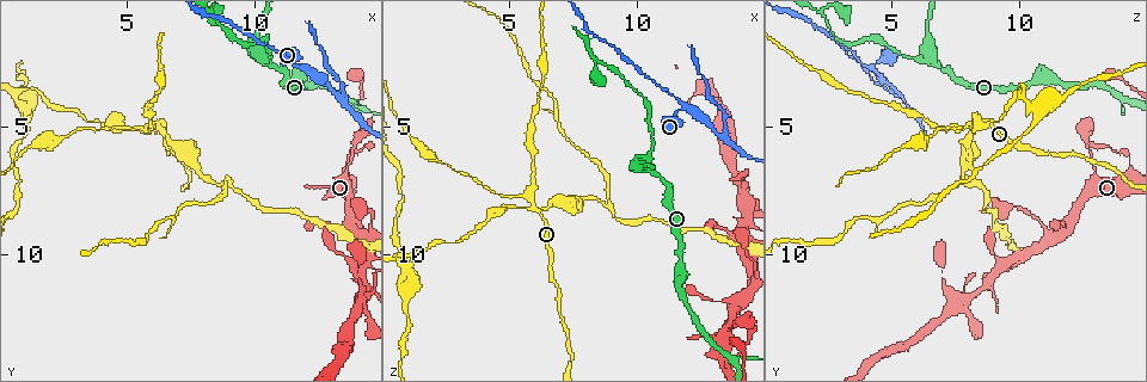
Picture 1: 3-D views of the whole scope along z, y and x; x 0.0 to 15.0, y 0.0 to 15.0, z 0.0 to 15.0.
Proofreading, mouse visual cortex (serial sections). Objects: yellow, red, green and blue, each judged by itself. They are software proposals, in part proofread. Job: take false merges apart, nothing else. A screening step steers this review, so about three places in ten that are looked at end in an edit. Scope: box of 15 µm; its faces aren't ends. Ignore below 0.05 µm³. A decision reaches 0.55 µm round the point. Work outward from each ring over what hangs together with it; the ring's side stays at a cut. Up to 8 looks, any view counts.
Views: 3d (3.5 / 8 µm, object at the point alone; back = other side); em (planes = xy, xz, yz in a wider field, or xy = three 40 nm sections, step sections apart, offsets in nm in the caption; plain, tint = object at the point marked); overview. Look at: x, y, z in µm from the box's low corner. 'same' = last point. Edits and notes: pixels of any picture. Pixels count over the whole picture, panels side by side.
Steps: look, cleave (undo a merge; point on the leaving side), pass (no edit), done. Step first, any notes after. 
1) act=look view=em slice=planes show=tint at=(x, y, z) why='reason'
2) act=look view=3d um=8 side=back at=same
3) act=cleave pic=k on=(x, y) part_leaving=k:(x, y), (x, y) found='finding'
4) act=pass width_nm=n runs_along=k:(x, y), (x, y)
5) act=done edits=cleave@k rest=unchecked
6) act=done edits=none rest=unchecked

act=look view=3d um=3.5 side=back at=(11.7, 3.1, 10.7) why='a fork'

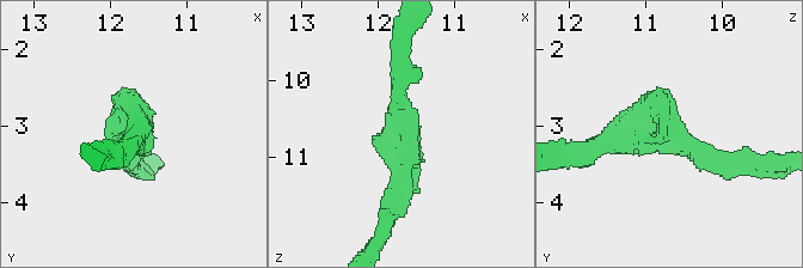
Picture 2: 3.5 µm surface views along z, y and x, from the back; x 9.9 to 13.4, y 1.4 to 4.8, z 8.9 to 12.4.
act=look view=em slice=xy step=2 show=tint at=(11.60, 3.20, 10.65) why='need the tissue'

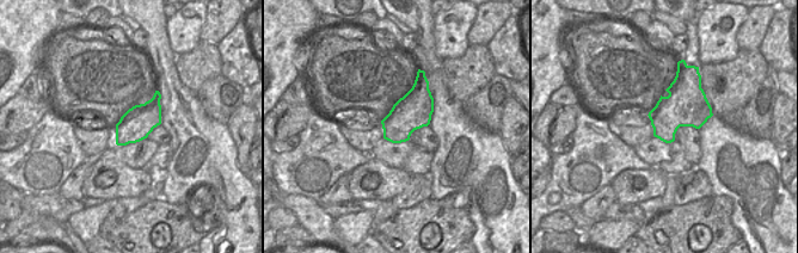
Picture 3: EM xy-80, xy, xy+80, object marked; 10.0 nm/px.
act=pass runs_along=2:(742, 163), (662, 133), (599, 144) found='all the same cell'

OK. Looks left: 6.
act=look view=3d um=3.5 side=back at=(13.6, 4.0, 14.1) why='arms part here'

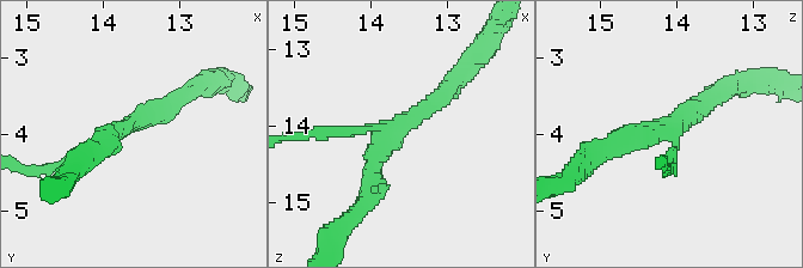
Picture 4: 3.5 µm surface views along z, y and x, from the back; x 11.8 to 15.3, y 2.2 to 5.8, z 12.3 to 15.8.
act=look view=em slice=planes show=tint at=(13.70, 3.85, 14.05) arms=3 arm_widths_nm=150,250,300 why='need the tissue'

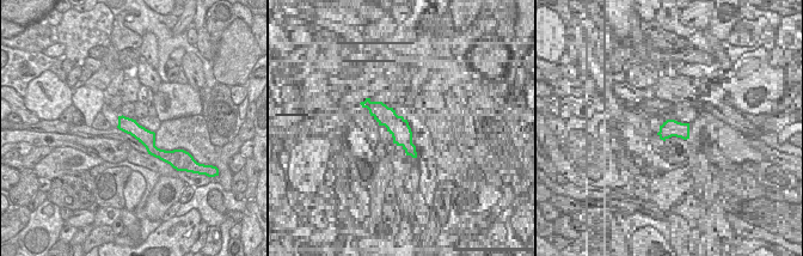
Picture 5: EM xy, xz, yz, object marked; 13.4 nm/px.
act=pass found='all the same cell'

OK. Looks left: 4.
act=look view=3d um=8 at=(10.3, 2.3, 6.4) why='arms part here'

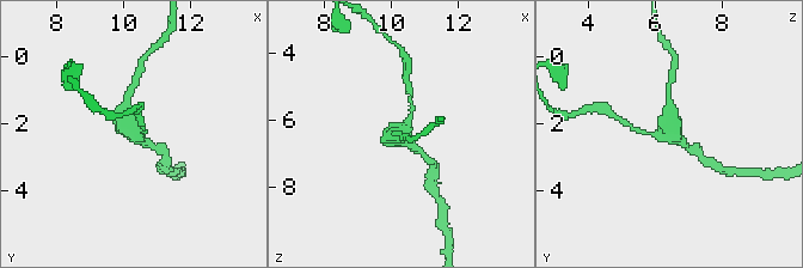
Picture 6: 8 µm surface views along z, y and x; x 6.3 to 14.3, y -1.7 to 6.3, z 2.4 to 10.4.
act=look view=3d um=3.5 at=(10.4, 2.3, 6.5) why='closer look'

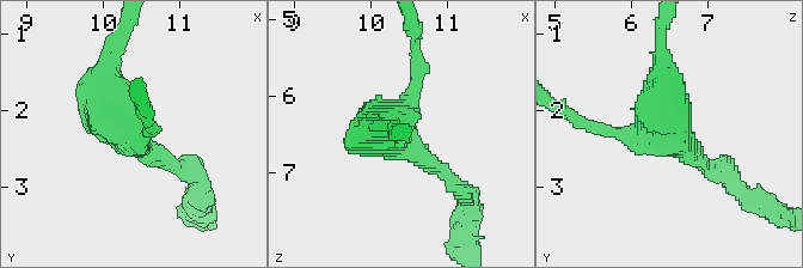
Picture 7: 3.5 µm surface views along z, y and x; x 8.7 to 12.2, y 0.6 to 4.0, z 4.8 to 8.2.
act=pass runs_along=7:(715, 169), (666, 135), (593, 125) found='one cell here'

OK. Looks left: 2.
act=done edits=none rest=unchecked

